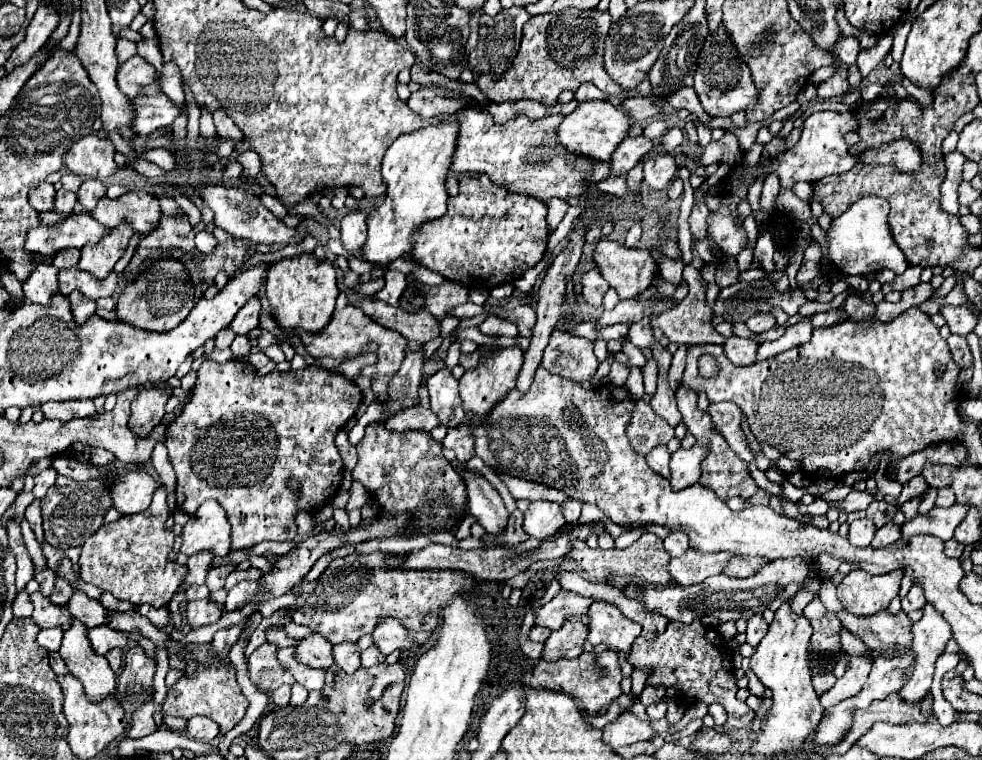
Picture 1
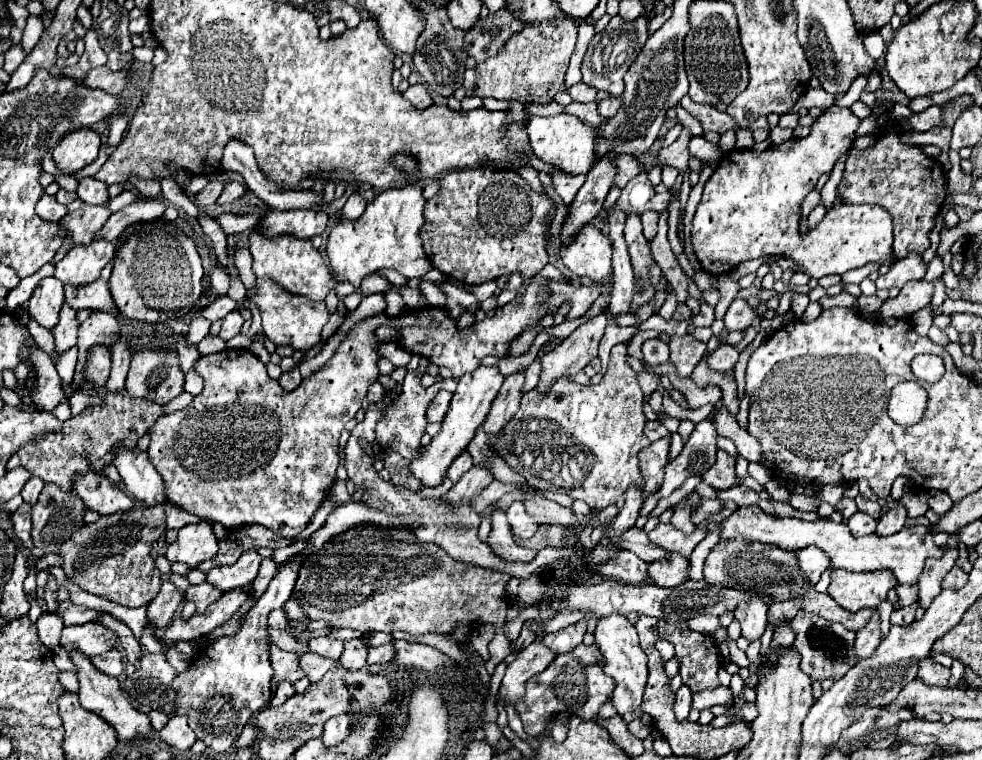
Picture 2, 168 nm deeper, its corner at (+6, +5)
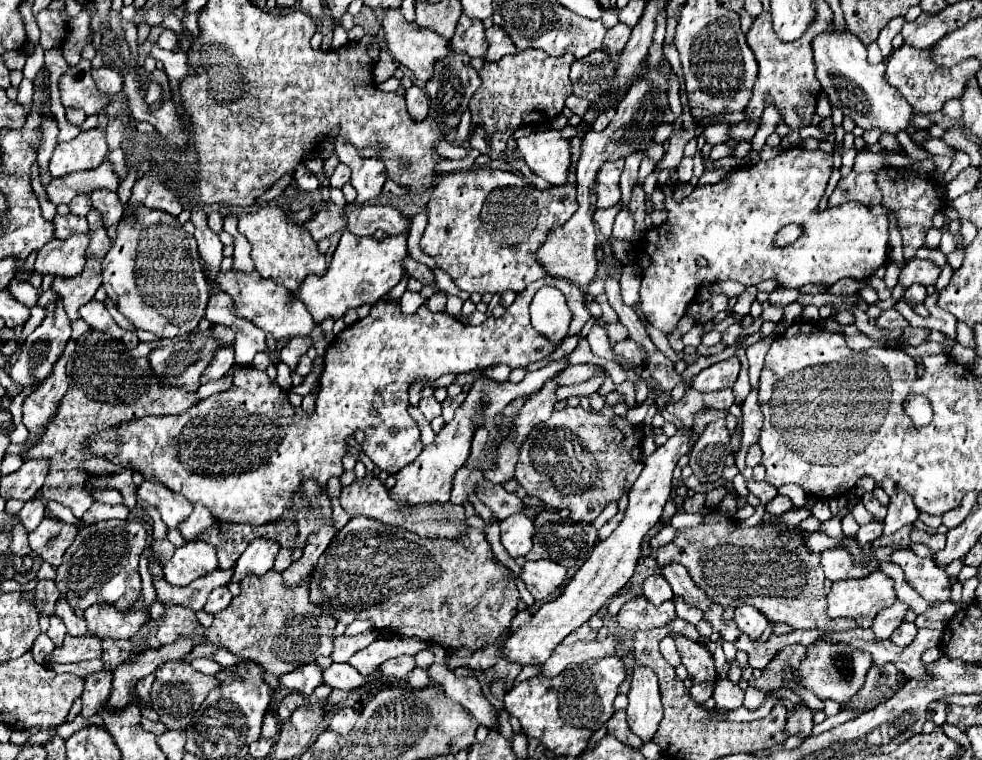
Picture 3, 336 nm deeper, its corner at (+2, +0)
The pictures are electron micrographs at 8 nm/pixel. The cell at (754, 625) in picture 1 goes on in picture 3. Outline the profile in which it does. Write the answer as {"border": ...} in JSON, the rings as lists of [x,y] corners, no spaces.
{"border":[[[742,605],[734,609],[734,621],[738,625],[738,629],[746,635],[750,635],[752,639],[760,639],[760,635],[766,631],[768,627],[768,619],[762,617],[762,613],[750,605]]]}

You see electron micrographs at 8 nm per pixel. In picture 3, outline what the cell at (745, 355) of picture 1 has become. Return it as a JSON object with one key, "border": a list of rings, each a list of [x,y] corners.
{"border":[[[730,357],[726,361],[720,361],[716,365],[710,365],[708,369],[700,371],[694,379],[692,379],[692,387],[700,393],[708,393],[708,391],[720,391],[726,387],[732,387],[736,377],[740,371],[740,361],[738,357]]]}

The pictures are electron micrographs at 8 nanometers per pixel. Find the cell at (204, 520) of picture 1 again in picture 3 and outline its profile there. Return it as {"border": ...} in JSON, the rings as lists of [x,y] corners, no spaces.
{"border":[[[188,541],[184,547],[176,549],[172,559],[162,567],[162,573],[170,585],[184,587],[214,569],[218,569],[214,545],[204,541]]]}

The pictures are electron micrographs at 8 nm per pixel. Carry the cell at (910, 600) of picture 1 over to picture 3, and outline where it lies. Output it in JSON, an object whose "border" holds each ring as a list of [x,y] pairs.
{"border":[[[904,621],[904,623],[892,633],[890,641],[892,641],[894,645],[898,645],[898,647],[906,647],[908,643],[912,643],[912,639],[916,637],[916,633],[918,633],[918,627],[916,627],[914,623]]]}

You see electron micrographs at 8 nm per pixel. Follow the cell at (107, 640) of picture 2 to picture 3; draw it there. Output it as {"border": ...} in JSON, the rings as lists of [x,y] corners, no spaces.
{"border":[[[66,635],[64,643],[56,647],[50,655],[50,661],[54,663],[78,663],[78,661],[90,661],[100,657],[100,639],[90,635],[90,637],[72,637]]]}

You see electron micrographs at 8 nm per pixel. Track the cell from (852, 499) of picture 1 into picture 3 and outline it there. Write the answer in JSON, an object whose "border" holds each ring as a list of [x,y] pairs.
{"border":[[[776,495],[772,501],[766,503],[766,511],[772,513],[772,515],[782,515],[782,513],[786,513],[790,509],[792,509],[790,499],[788,497],[782,497],[782,495]]]}

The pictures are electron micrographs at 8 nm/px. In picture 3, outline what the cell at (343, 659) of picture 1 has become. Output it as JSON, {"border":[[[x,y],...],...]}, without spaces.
{"border":[[[394,637],[394,639],[376,639],[372,645],[368,645],[366,649],[354,653],[350,657],[350,665],[354,669],[358,669],[362,675],[372,673],[374,669],[378,669],[384,661],[398,657],[398,655],[416,655],[418,651],[422,651],[426,647],[424,641],[414,639],[414,637]]]}

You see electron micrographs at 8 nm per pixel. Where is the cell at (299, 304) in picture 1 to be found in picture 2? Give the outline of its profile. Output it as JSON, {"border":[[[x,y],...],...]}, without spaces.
{"border":[[[258,230],[250,234],[250,254],[254,258],[252,270],[258,280],[270,278],[276,284],[282,284],[290,294],[306,296],[310,300],[324,300],[326,294],[336,288],[336,280],[332,278],[332,272],[322,260],[322,254],[312,246],[310,240],[300,240],[294,236],[276,236],[268,240]]]}

